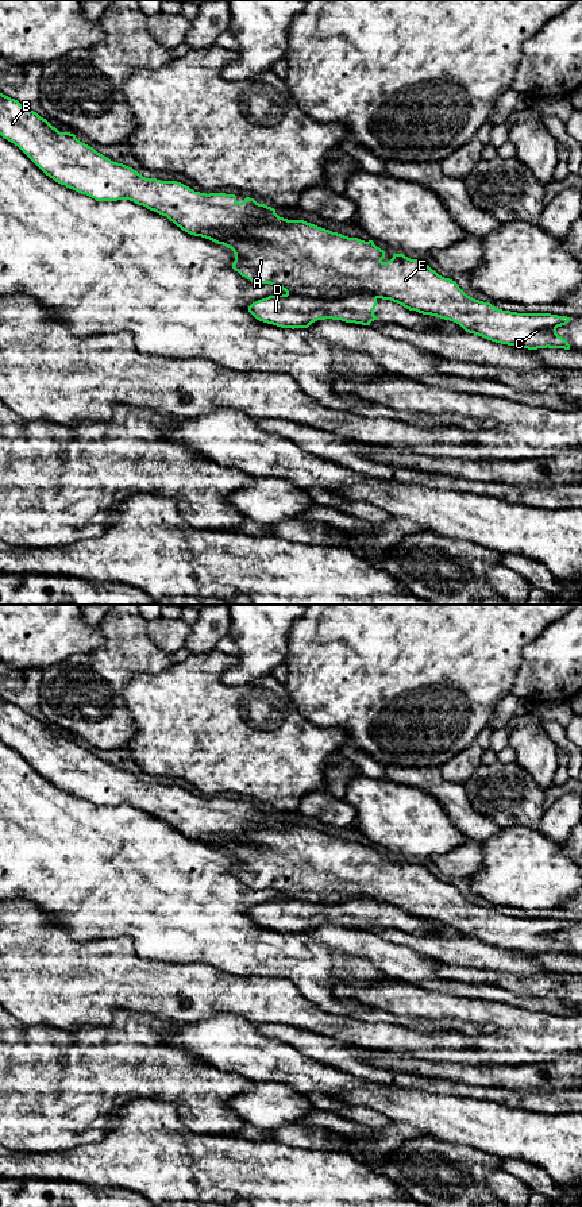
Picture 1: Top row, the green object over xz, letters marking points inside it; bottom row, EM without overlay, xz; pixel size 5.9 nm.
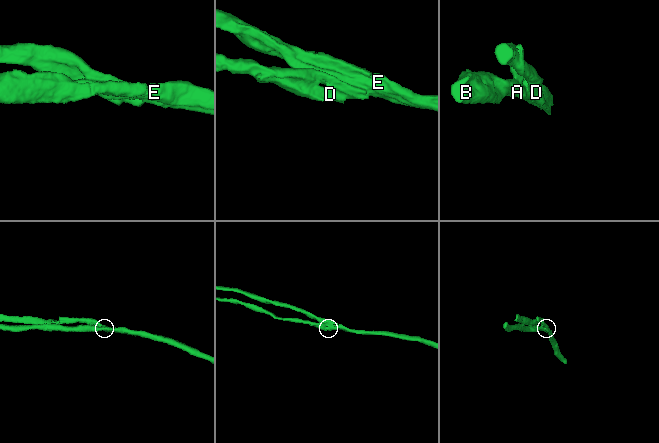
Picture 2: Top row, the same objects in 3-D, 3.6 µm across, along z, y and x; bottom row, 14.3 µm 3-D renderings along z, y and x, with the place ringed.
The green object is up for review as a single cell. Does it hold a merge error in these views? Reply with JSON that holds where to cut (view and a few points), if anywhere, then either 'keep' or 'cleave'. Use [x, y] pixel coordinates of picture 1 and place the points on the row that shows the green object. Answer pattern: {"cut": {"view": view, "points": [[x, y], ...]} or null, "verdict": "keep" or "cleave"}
{"cut": {"view": "xz", "points": [[286, 292], [299, 292], [316, 297], [372, 294], [376, 299]]}, "verdict": "cleave"}

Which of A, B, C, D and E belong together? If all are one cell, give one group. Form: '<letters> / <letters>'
A B C E / D

